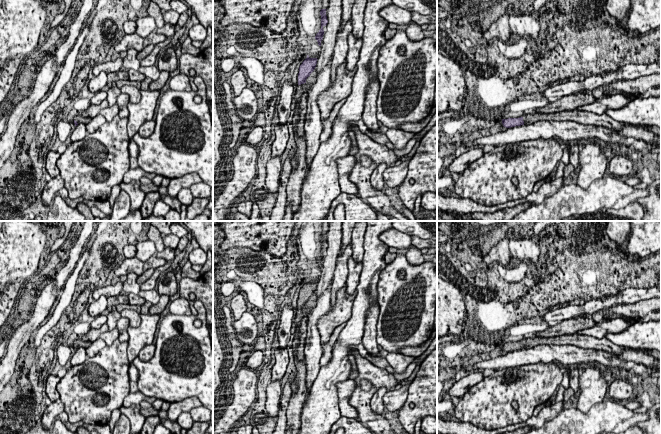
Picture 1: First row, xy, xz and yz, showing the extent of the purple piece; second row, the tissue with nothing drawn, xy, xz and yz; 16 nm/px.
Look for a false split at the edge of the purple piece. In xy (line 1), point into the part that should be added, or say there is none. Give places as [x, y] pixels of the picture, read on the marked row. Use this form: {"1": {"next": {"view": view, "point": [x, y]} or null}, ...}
{"1": {"next": {"view": "xy", "point": [79, 119]}}}

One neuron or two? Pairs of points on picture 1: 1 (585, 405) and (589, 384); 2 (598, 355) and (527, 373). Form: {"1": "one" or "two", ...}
{"1": "one", "2": "two"}

